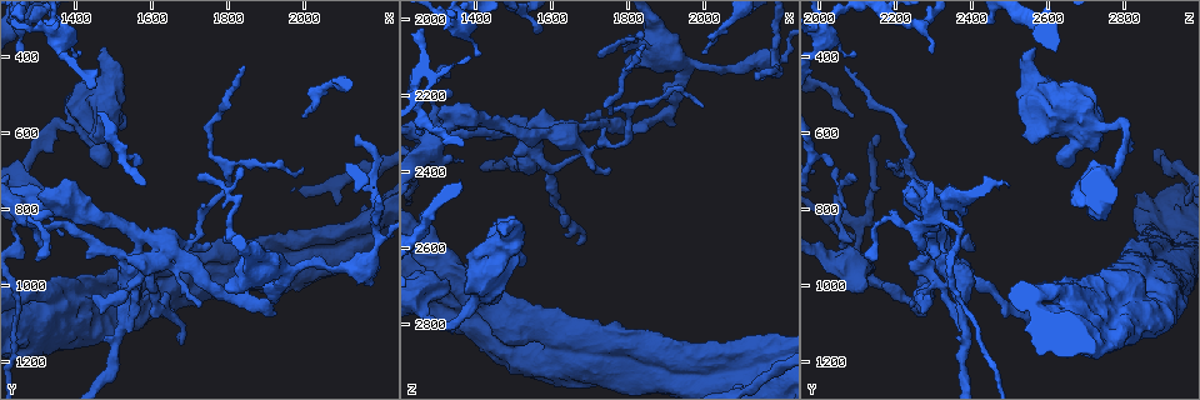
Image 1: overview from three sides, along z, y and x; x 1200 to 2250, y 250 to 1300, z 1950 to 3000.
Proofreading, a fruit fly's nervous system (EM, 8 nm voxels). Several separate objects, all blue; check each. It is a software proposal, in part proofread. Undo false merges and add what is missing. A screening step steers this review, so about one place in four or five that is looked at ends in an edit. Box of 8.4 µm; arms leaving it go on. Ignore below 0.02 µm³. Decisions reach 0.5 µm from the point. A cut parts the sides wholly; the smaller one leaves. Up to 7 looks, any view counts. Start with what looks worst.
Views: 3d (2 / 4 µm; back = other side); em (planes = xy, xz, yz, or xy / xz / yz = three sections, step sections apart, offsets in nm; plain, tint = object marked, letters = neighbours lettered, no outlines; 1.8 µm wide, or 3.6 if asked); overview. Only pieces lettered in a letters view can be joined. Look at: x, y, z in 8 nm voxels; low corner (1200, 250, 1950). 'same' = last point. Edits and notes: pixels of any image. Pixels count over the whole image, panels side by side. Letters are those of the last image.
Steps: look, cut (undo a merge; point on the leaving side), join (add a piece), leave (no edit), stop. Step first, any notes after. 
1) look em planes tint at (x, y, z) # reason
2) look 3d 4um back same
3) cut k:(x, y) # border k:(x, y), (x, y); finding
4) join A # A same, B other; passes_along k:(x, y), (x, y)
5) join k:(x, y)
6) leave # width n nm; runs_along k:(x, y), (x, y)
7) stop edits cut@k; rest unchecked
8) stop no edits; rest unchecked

look em 3.6um xy step 4 tint at (1495, 1035, 2810) # touches itself

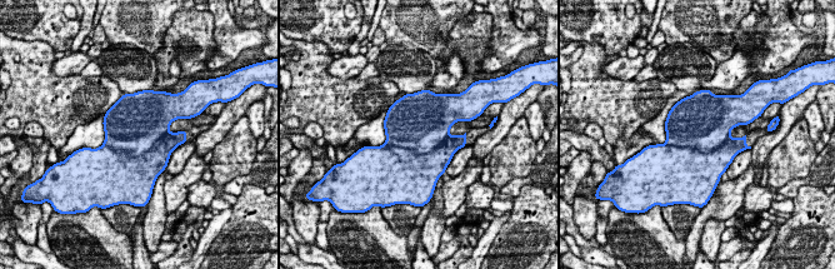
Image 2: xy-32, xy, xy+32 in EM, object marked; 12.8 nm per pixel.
look em 3.6um xy step 4 letters same # what lies round it

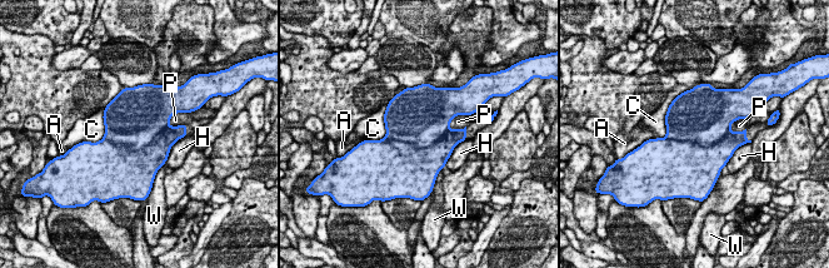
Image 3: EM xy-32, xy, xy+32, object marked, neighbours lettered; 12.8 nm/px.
leave # longest_contact C 750 nm; A other, C other, H other, P other, W other; border 3:(165, 162), (156, 170); all the same neuron

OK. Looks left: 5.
look em xz step 4 letters at (1445, 1020, 2295)

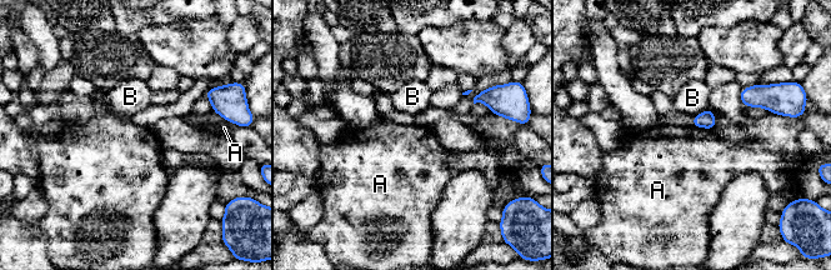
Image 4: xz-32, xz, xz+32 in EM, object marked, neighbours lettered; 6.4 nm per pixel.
leave # A other, B other; none of them fits

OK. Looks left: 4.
look 3d 4um back at (1760, 645, 2240) # thin neck

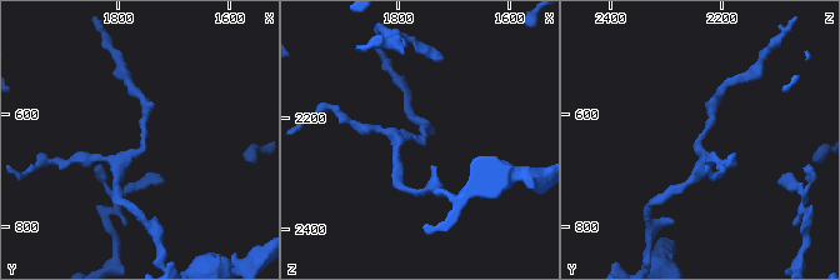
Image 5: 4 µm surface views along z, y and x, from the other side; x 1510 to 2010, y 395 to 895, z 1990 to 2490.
look em yz step 4 tint at (1755, 645, 2235)

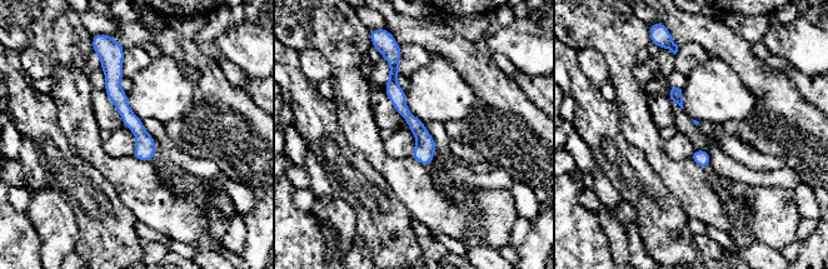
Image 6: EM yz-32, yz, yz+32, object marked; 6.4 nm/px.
look em planes letters same

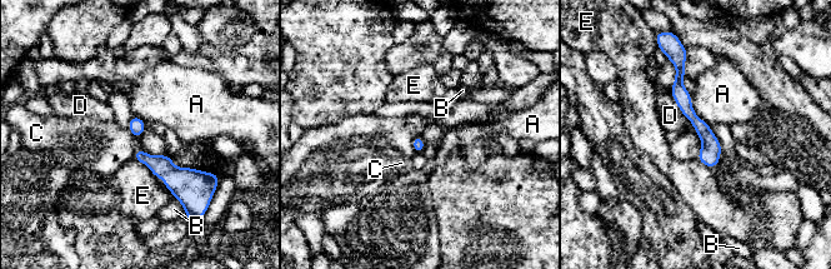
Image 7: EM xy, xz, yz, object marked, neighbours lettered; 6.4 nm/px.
leave # longest_contact E 360 nm; A other, B other, C other, D other, E other; all the same neuron

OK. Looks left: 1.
stop no edits; rest unchecked

